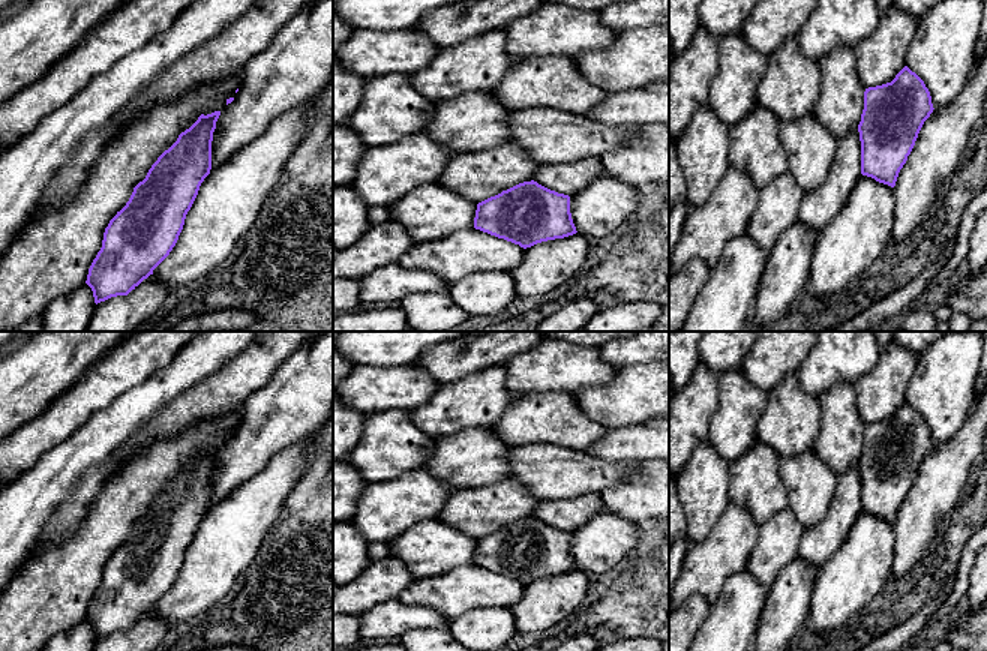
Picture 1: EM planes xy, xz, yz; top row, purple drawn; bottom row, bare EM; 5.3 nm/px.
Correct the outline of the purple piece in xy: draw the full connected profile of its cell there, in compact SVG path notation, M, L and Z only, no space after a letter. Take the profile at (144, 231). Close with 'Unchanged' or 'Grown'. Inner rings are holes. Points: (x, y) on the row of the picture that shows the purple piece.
M220 111L201 114L177 141L165 150L140 182L126 202L110 220L102 248L93 260L86 284L92 288L94 303L128 296L170 255L183 230L201 183L212 170L212 141Z. Unchanged

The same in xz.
M534 180L478 202L474 228L524 249L578 232L570 213L570 196Z. Unchanged

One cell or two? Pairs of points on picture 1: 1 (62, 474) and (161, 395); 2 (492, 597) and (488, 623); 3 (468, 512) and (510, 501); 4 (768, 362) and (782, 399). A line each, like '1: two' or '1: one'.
1: one
2: two
3: one
4: two

